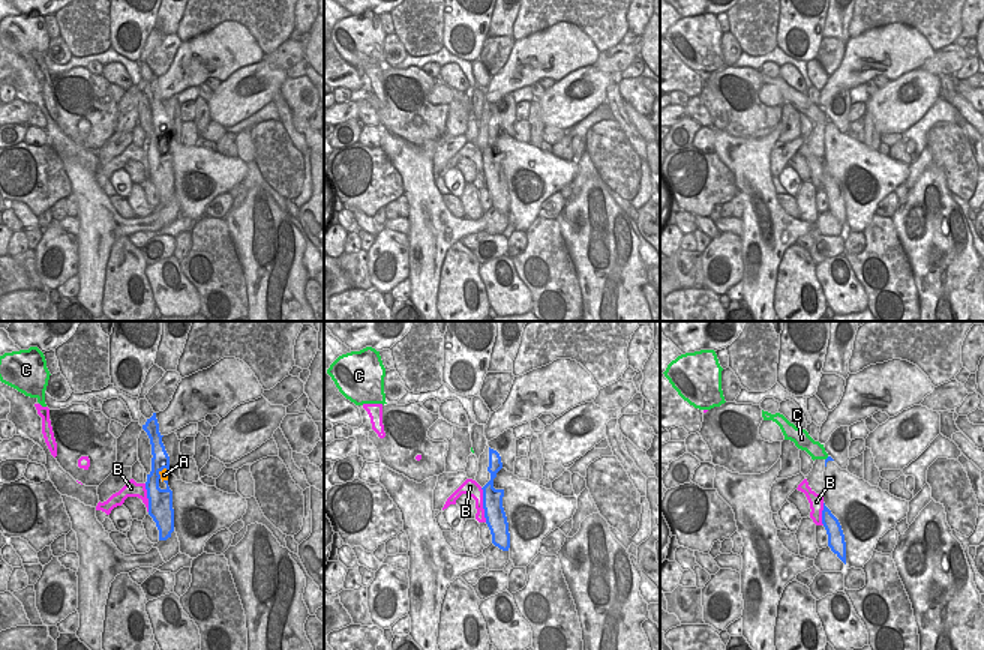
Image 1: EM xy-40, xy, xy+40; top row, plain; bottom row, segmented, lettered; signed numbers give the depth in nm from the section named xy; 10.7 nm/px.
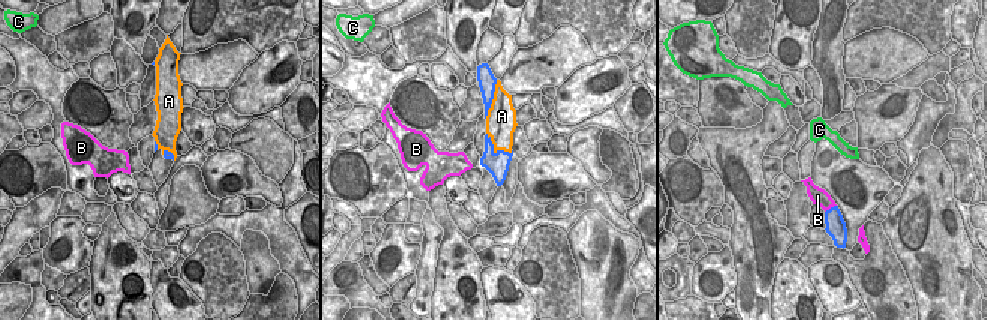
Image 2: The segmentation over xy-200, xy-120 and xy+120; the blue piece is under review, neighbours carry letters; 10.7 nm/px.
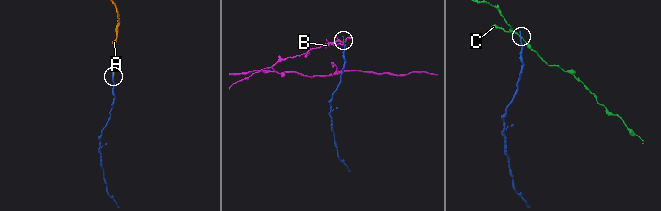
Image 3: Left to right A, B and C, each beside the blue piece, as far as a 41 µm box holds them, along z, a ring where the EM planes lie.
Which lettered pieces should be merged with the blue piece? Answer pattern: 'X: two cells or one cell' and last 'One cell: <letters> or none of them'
A: one cell
B: two cells
C: two cells
One cell: A

